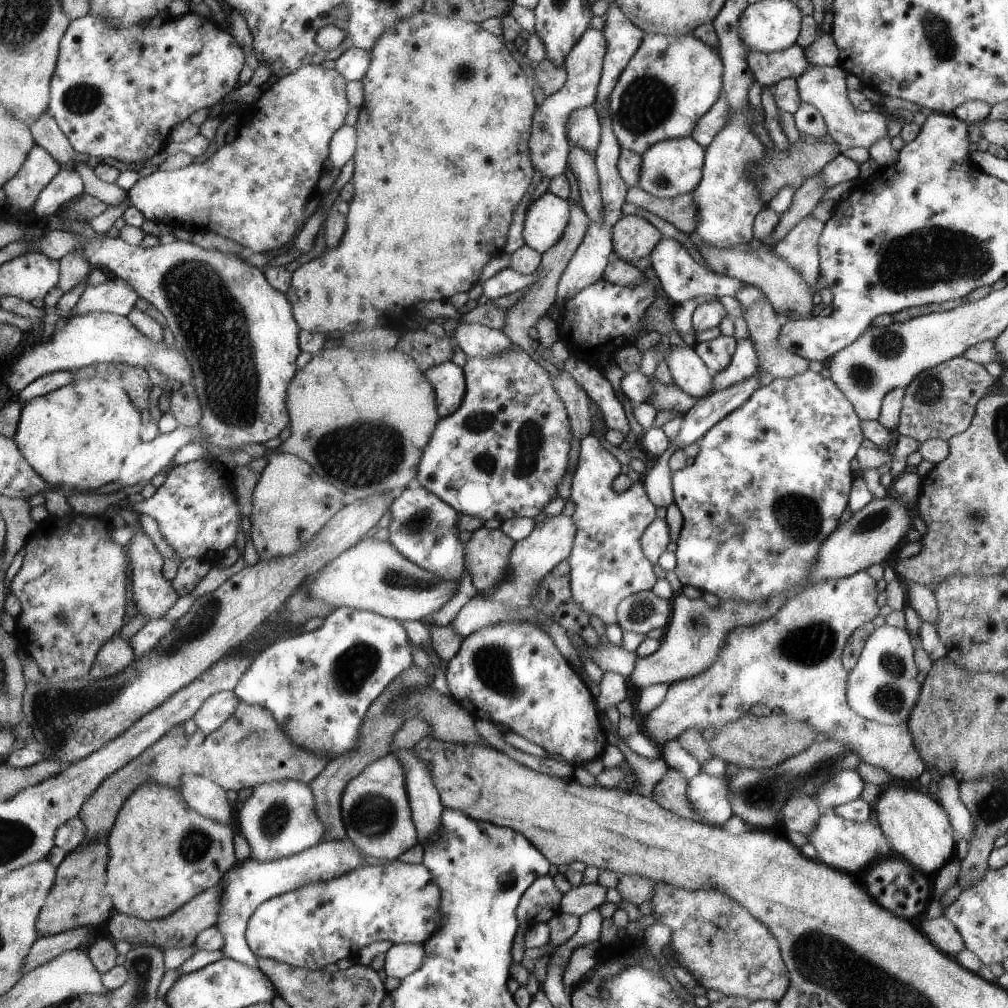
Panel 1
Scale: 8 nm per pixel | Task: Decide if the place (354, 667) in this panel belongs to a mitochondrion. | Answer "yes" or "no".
yes

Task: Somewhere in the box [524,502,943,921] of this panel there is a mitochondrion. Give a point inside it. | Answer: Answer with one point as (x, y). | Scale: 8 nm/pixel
(759, 795)

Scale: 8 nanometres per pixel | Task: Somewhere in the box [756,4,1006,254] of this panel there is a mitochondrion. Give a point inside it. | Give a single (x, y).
(938, 34)

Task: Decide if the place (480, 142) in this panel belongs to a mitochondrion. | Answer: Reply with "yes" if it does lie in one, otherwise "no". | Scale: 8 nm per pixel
no

